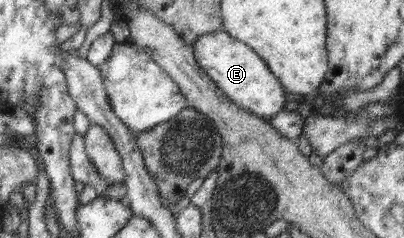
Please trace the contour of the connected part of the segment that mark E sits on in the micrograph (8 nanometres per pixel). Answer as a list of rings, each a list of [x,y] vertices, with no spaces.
[[[220,29],[199,35],[191,46],[200,68],[238,107],[266,119],[284,109],[286,91],[280,80],[270,72],[266,62],[248,44]]]

